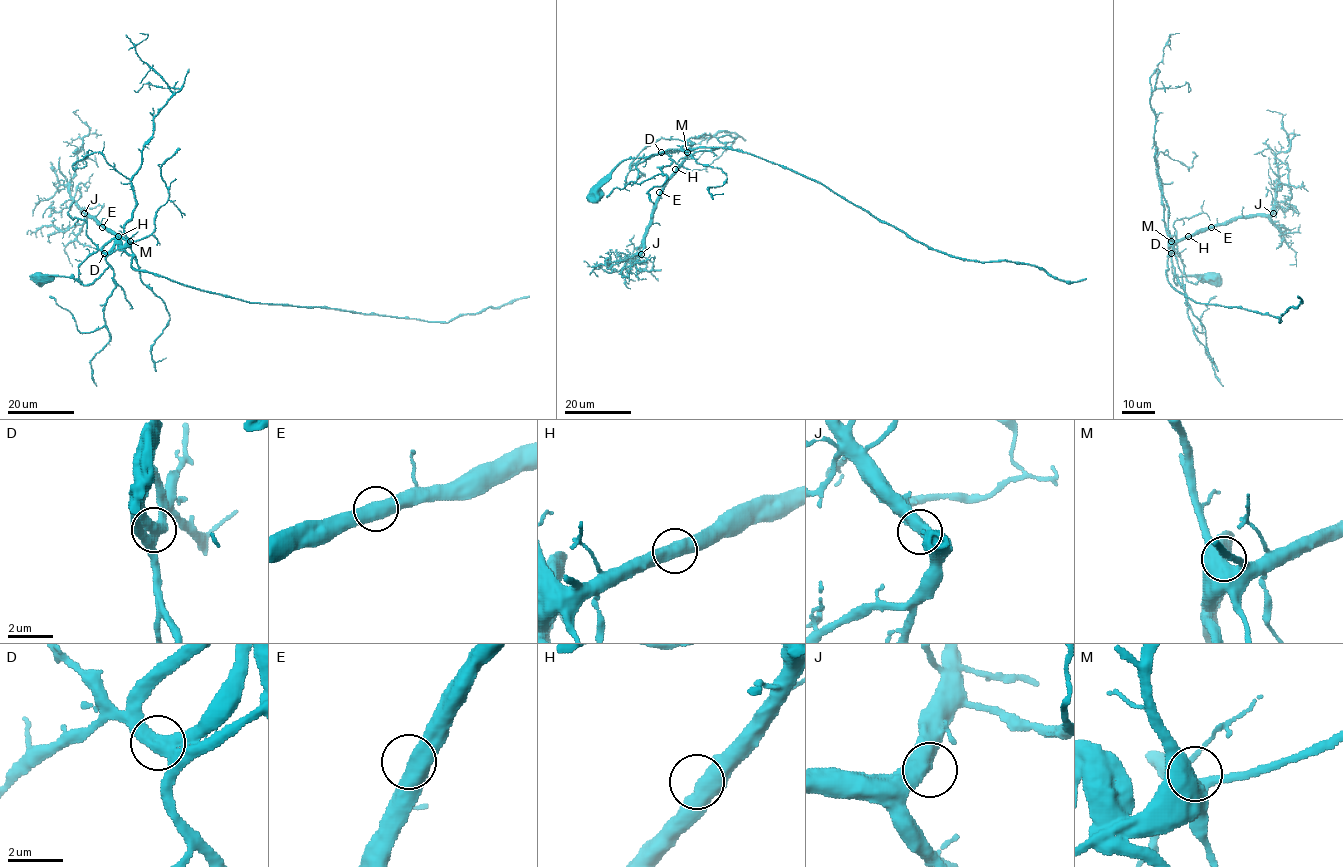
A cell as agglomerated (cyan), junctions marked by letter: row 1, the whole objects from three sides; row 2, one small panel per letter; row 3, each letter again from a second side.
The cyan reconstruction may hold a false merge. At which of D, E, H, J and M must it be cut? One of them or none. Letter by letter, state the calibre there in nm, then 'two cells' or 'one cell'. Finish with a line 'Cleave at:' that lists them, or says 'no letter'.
D: 480 nm thick; one cell
E: 550 nm thick; one cell
H: 500 nm thick; one cell
J: 500 nm thick; one cell
M: 600 nm thick; one cell
Cleave at: no letter

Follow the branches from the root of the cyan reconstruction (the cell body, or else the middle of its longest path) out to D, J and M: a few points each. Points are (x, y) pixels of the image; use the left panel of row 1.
D: (38, 277), (64, 276), (91, 285), (108, 266), (105, 253)
J: (38, 277), (64, 276), (91, 285), (108, 266), (106, 257), (129, 243), (84, 213)
M: (38, 277), (64, 276), (91, 285), (108, 266), (106, 257), (130, 241)

